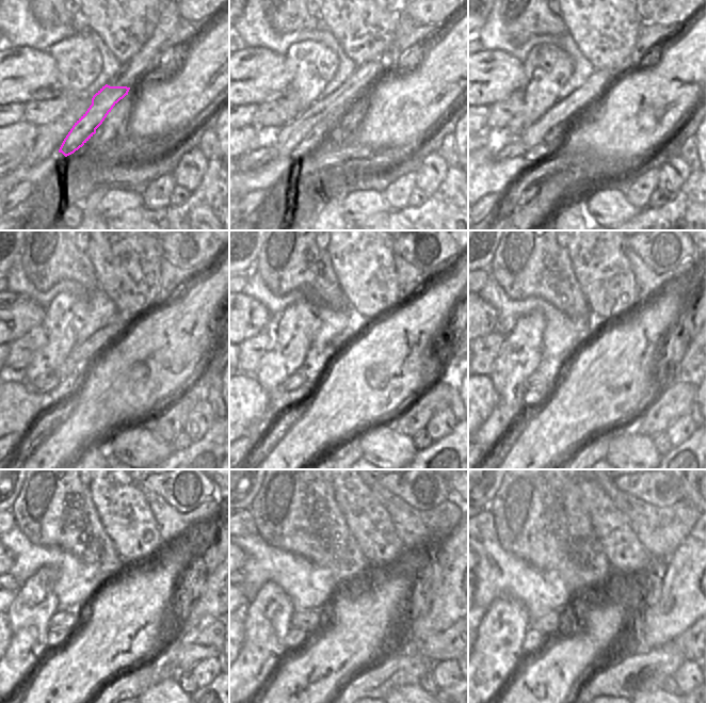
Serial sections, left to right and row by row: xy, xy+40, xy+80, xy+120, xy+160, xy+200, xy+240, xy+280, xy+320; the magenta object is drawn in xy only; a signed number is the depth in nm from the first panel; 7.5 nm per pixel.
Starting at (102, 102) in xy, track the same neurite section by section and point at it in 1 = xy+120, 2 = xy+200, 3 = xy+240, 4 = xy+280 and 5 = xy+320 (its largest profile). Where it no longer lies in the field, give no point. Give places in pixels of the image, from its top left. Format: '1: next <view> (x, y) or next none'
1: next xy+120 (69, 384)
2: next xy+200 (533, 400)
3: next xy+240 (55, 638)
4: next xy+280 (295, 638)
5: next xy+320 (534, 641)

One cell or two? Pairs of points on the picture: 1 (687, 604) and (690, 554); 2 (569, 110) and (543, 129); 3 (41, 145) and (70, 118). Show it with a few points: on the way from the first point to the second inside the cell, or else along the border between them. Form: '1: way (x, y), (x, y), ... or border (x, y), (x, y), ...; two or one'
1: way (690, 591), (690, 566); one
2: way (563, 111), (549, 123); one
3: way (48, 139), (63, 124); one

